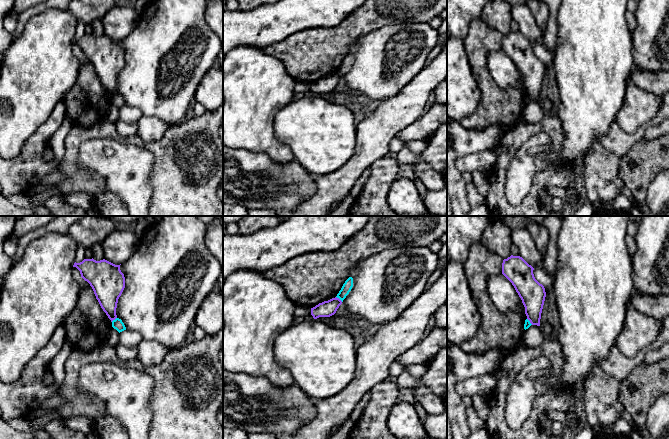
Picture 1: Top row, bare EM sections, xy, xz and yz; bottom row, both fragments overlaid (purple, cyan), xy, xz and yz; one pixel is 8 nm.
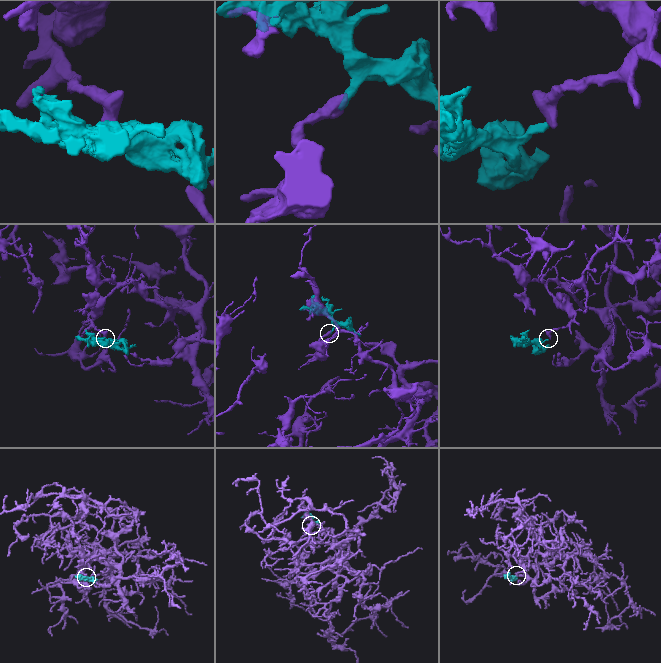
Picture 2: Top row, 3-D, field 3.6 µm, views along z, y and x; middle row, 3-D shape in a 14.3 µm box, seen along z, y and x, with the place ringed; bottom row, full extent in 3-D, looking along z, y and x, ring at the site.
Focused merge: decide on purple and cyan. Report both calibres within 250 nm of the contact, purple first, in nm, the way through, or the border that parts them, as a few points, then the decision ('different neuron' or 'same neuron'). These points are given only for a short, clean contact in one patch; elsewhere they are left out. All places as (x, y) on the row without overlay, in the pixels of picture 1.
130 nm thick on the purple side, 80 nm on the other; border along xz (336, 72), (342, 77); different neuron

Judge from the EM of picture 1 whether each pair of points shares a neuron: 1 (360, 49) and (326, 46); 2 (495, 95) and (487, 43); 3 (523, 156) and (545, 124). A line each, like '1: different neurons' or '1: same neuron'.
1: different neurons
2: same neuron
3: different neurons

